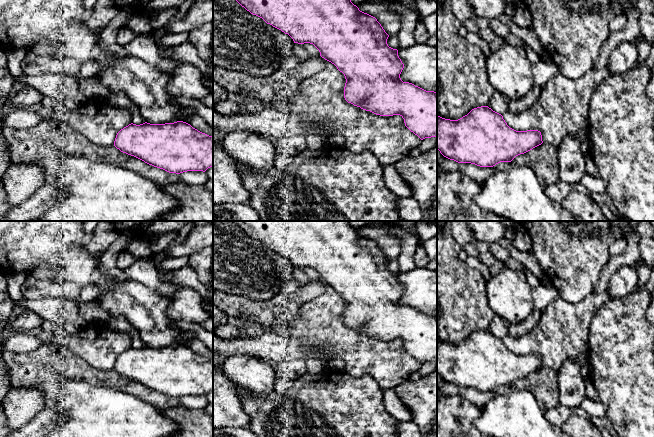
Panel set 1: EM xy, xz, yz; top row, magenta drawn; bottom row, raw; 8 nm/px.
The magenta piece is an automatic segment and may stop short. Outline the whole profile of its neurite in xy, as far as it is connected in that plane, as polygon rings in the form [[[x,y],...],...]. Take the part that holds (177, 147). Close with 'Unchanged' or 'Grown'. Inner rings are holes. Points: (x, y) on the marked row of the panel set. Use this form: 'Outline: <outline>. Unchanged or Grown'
Outline: [[[183,121],[165,124],[145,122],[140,125],[131,123],[117,133],[114,146],[123,153],[169,173],[205,172],[213,167],[213,136],[202,133]]]. Unchanged

